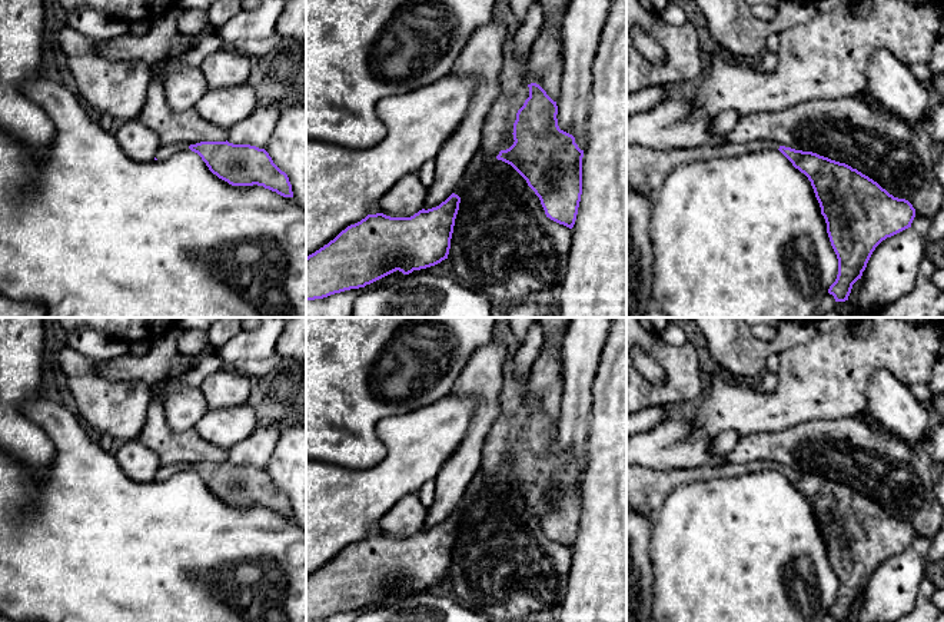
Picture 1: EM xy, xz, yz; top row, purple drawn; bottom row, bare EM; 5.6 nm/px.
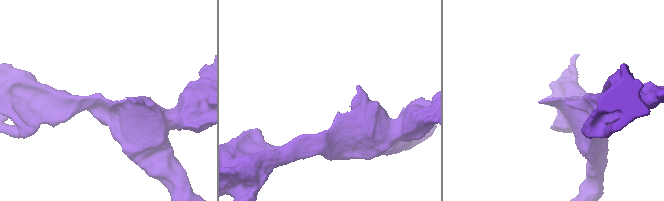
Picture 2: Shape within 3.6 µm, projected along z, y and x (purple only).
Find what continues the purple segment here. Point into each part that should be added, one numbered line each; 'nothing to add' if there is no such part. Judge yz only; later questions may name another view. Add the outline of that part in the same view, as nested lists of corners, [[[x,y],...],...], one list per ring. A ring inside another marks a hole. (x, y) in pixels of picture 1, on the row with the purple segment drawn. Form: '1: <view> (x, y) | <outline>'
1: yz (647, 169) | [[[754,140],[748,143],[709,144],[694,149],[655,150],[639,144],[626,144],[626,186],[657,197],[671,172],[685,162],[735,157],[762,150],[778,150],[781,144]]]

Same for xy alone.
1: xy (163, 152) | [[[186,143],[160,146],[156,152],[156,159],[166,160],[170,156],[173,156],[174,153],[189,149],[189,146],[190,144],[186,144]]]

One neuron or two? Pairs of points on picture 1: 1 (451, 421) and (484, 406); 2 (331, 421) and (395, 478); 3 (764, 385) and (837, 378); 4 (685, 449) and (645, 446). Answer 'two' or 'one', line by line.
1: two
2: two
3: two
4: one

